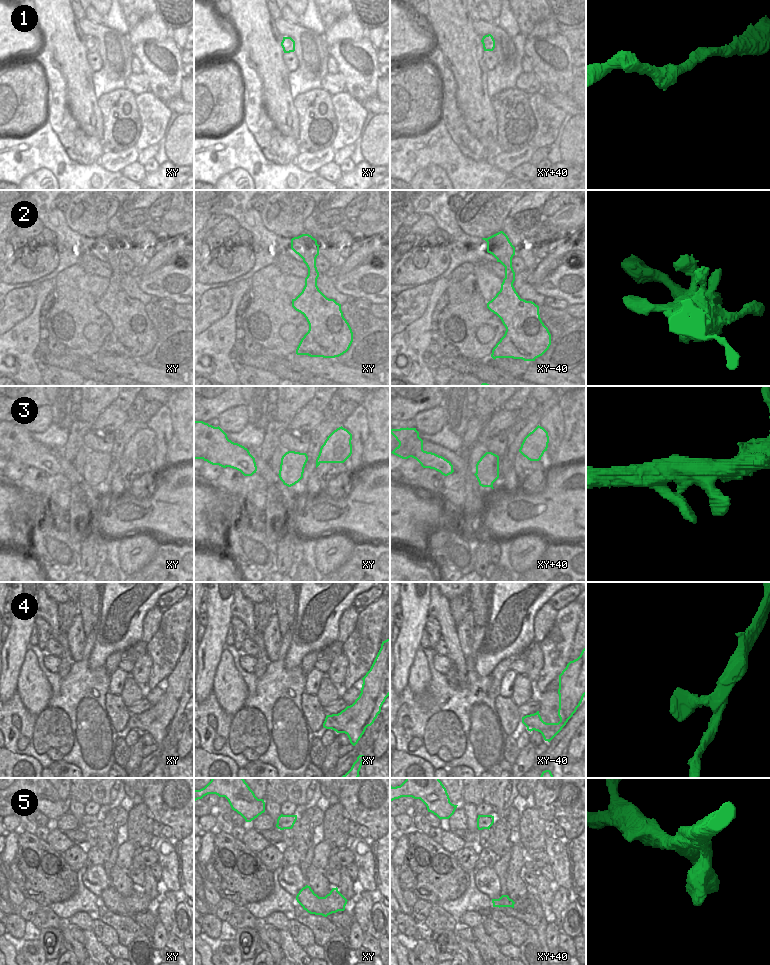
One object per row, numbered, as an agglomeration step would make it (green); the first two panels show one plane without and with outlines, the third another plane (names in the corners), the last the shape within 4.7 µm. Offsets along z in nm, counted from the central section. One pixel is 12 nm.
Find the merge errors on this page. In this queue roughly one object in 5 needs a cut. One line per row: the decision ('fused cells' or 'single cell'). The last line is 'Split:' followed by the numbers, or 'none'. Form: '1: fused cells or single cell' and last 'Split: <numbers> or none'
1: single cell
2: single cell
3: single cell
4: single cell
5: single cell
Split: none

